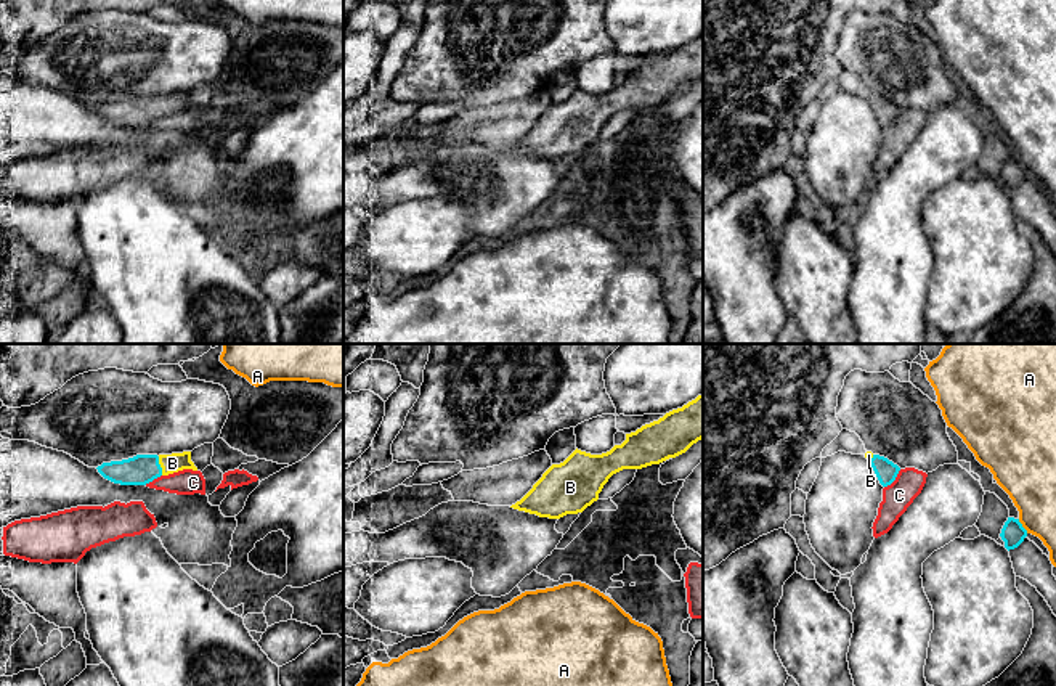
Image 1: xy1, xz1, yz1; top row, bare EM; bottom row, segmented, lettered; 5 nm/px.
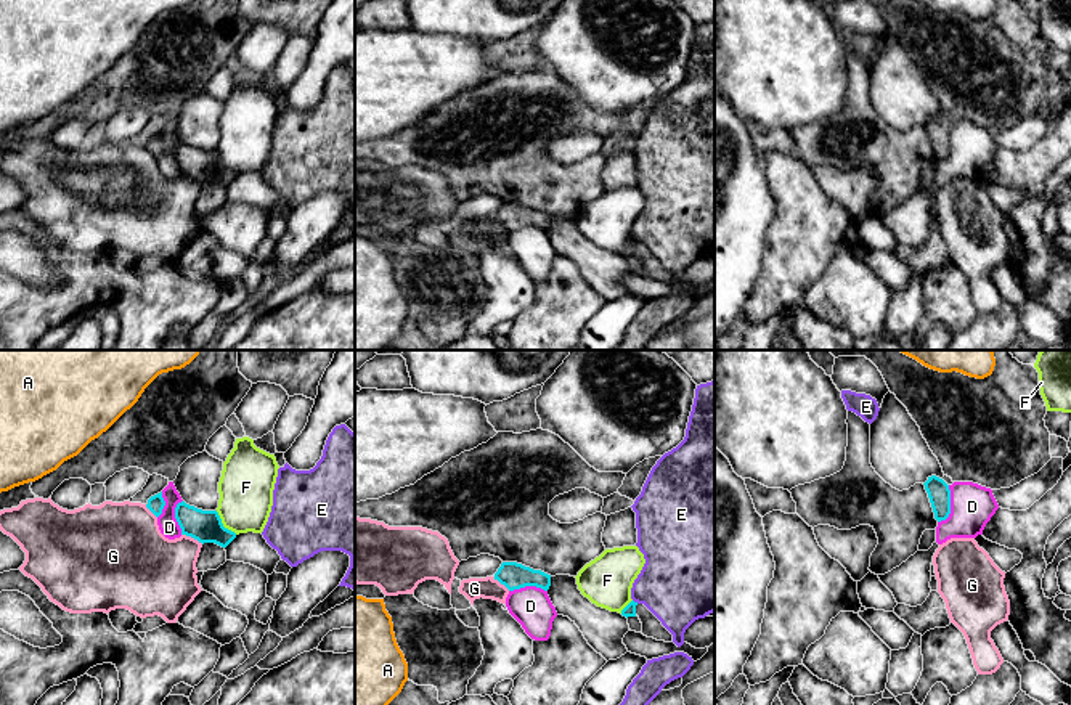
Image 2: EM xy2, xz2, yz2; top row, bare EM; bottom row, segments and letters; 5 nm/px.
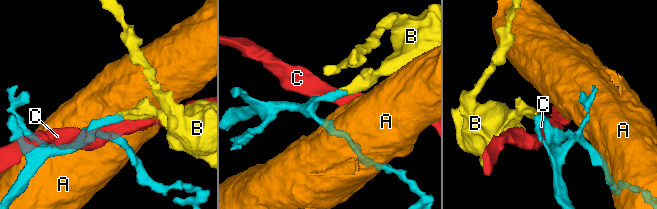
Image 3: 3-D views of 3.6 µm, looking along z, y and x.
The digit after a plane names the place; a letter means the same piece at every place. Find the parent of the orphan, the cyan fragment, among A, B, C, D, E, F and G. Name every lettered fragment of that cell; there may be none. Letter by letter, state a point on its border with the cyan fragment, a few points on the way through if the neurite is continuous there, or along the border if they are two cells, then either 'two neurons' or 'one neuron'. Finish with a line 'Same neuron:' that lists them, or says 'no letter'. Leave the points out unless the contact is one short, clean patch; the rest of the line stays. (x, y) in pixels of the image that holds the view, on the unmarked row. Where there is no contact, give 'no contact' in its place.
A: contact yz1 (1021, 166); border yz1 (1018, 159), (1027, 172); two neurons
B: contact xy1 (159, 106); way xy1 (140, 110), (159, 106), (172, 103); one neuron
C: contact yz1 (894, 119); two neurons
D: contact yz2 (949, 146); border yz2 (949, 126), (949, 154), (938, 163); two neurons
E: contact xz2 (636, 243); two neurons
F: contact xy2 (222, 166); border xy2 (215, 151), (220, 163), (236, 174); two neurons
G: contact xy2 (193, 177); two neurons
Same neuron: B

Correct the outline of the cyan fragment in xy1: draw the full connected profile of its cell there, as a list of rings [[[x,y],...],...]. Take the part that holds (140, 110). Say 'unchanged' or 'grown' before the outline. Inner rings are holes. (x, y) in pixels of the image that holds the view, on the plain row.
grown; [[[191,92],[172,95],[136,95],[122,101],[103,103],[98,112],[120,125],[146,125],[160,116],[169,116],[183,109],[197,111],[191,101]]]

